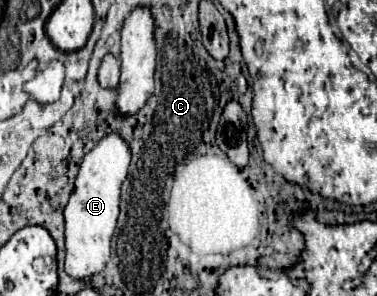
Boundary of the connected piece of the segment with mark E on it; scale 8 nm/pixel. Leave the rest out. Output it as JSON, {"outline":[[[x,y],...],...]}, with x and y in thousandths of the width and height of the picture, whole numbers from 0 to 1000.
{"outline":[[[318,453],[276,459],[228,527],[196,615],[196,649],[170,703],[175,743],[175,919],[191,939],[233,939],[276,912],[292,878],[292,818],[302,797],[318,689],[318,635],[340,595],[350,514]]]}

